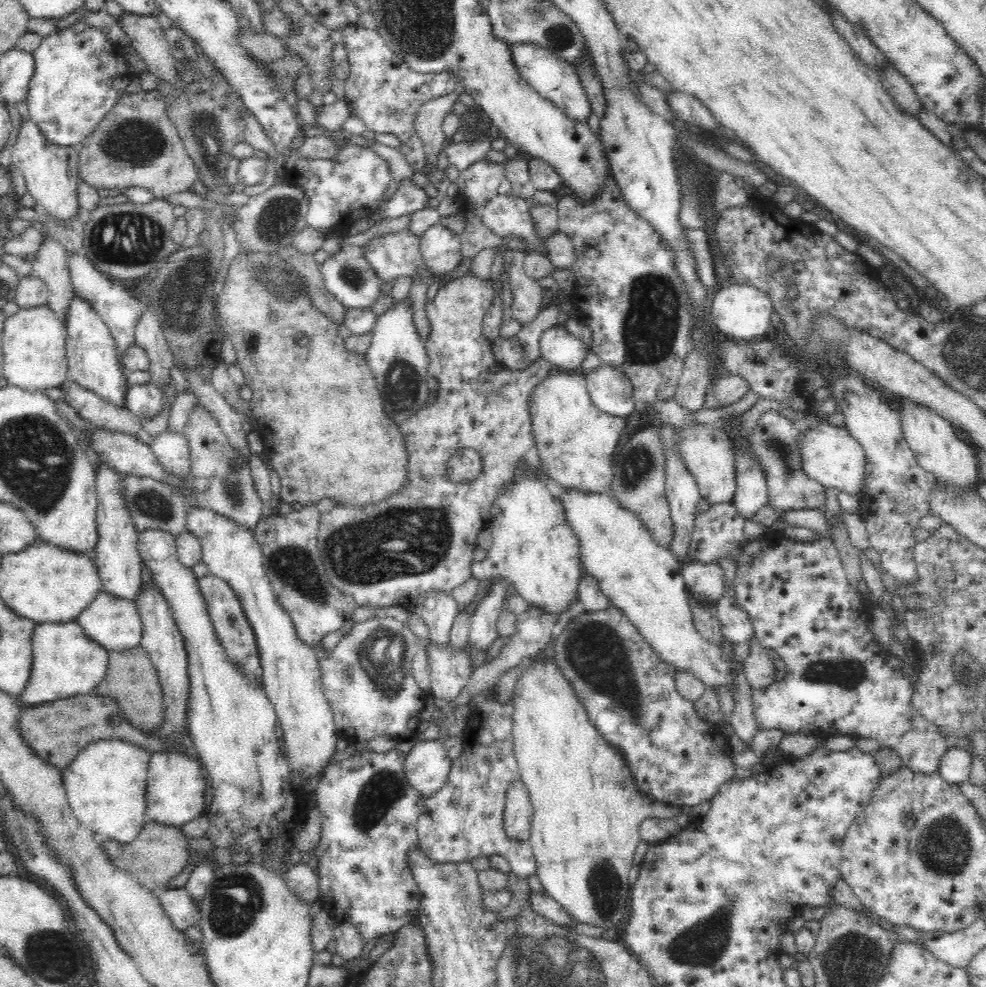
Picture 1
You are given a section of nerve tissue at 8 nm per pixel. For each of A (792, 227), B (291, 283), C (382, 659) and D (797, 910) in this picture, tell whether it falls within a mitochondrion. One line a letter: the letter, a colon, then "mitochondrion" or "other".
A: other
B: mitochondrion
C: mitochondrion
D: other

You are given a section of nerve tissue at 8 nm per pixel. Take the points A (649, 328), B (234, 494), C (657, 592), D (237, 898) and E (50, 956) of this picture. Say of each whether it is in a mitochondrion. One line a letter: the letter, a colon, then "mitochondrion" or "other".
A: mitochondrion
B: mitochondrion
C: other
D: mitochondrion
E: mitochondrion

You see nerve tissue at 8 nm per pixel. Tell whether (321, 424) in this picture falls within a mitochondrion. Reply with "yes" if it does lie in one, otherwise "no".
no

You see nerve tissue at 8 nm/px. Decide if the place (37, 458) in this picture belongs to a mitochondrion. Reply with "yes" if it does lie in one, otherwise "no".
yes

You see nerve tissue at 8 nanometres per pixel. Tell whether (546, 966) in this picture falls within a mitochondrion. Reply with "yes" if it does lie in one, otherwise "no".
yes

